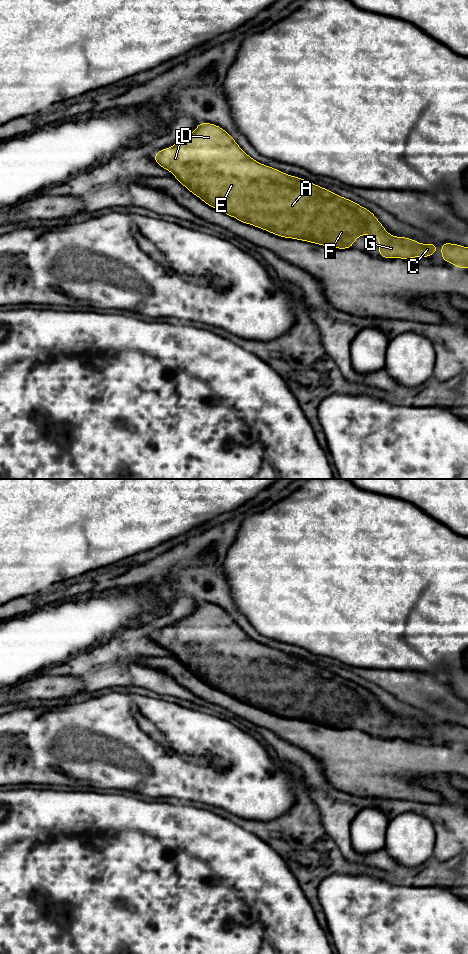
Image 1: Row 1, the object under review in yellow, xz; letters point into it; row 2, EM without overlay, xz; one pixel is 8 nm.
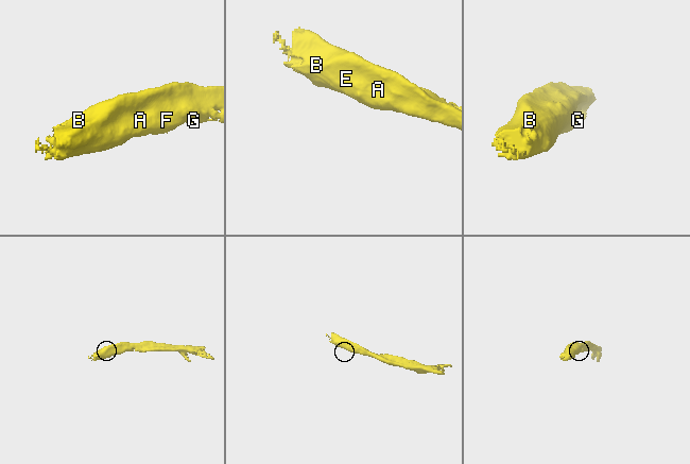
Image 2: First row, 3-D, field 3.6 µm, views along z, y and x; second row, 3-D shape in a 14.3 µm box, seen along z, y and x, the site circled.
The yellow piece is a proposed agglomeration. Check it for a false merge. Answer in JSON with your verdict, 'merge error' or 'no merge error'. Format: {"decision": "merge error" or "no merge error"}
{"decision": "no merge error"}

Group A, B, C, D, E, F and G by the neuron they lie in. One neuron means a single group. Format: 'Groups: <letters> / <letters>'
Groups: A B C D E F G

